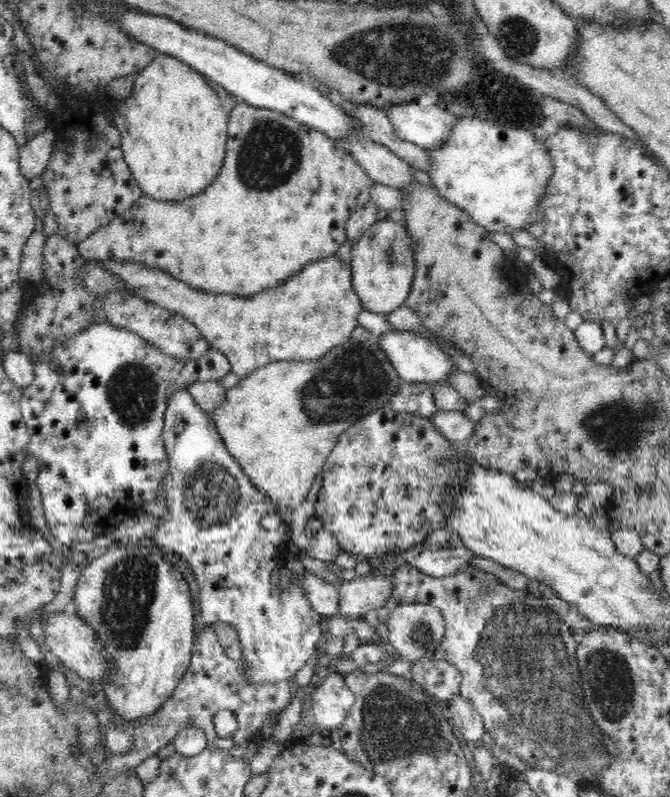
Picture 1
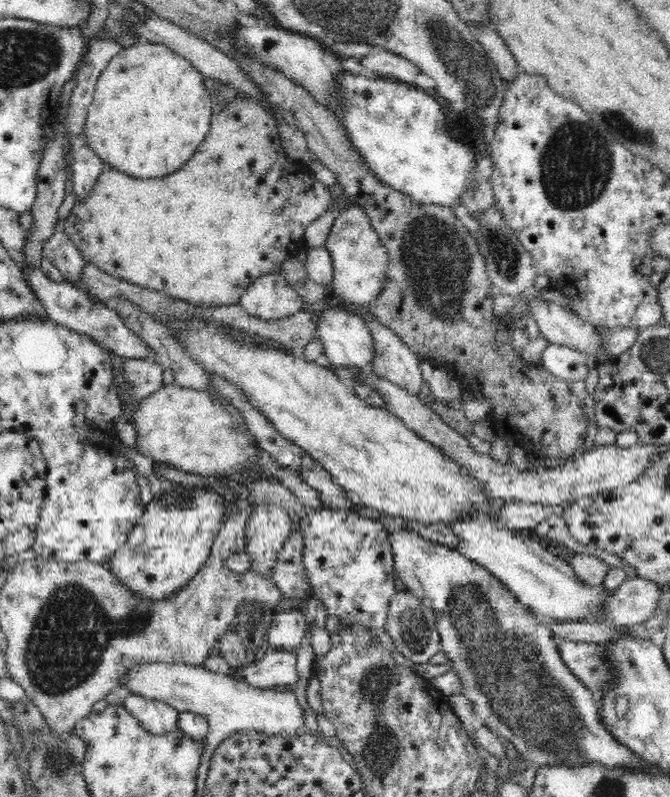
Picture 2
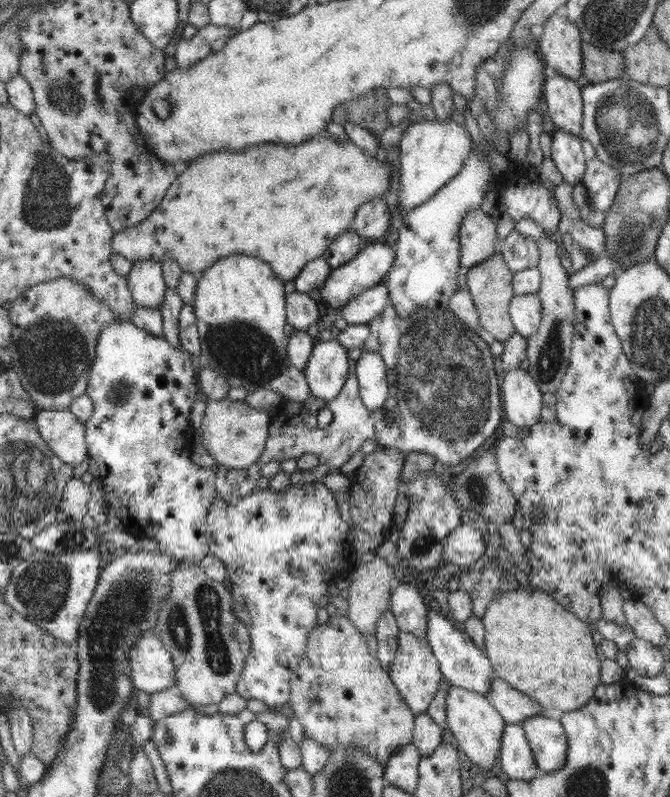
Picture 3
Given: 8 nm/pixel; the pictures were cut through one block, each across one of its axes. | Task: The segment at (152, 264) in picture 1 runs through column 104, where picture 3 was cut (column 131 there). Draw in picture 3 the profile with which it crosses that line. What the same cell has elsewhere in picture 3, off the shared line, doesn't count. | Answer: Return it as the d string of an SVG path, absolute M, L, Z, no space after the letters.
M326 130L300 143L298 150L297 145L282 143L263 142L253 146L244 152L204 154L179 169L164 198L148 218L115 232L113 253L133 264L150 260L162 264L170 256L183 272L192 273L196 281L216 260L247 255L270 265L274 275L285 284L294 281L310 260L323 257L338 234L351 231L352 219L363 202L383 197L390 188L392 166L386 160L380 162L375 155L364 154L352 141L336 141Z

